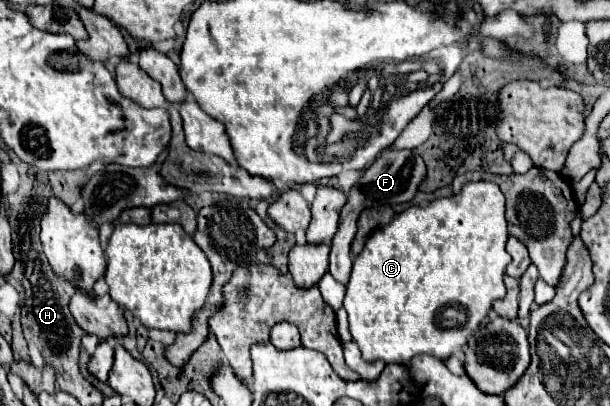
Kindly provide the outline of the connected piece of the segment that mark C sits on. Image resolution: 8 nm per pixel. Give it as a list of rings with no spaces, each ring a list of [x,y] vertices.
[[[470,182],[456,196],[438,198],[424,208],[410,206],[390,224],[372,232],[364,250],[354,258],[344,296],[350,334],[362,350],[364,360],[408,364],[420,354],[446,360],[454,352],[460,352],[468,344],[468,336],[480,328],[492,304],[506,296],[502,278],[512,260],[506,252],[506,240],[504,194],[494,182]]]

